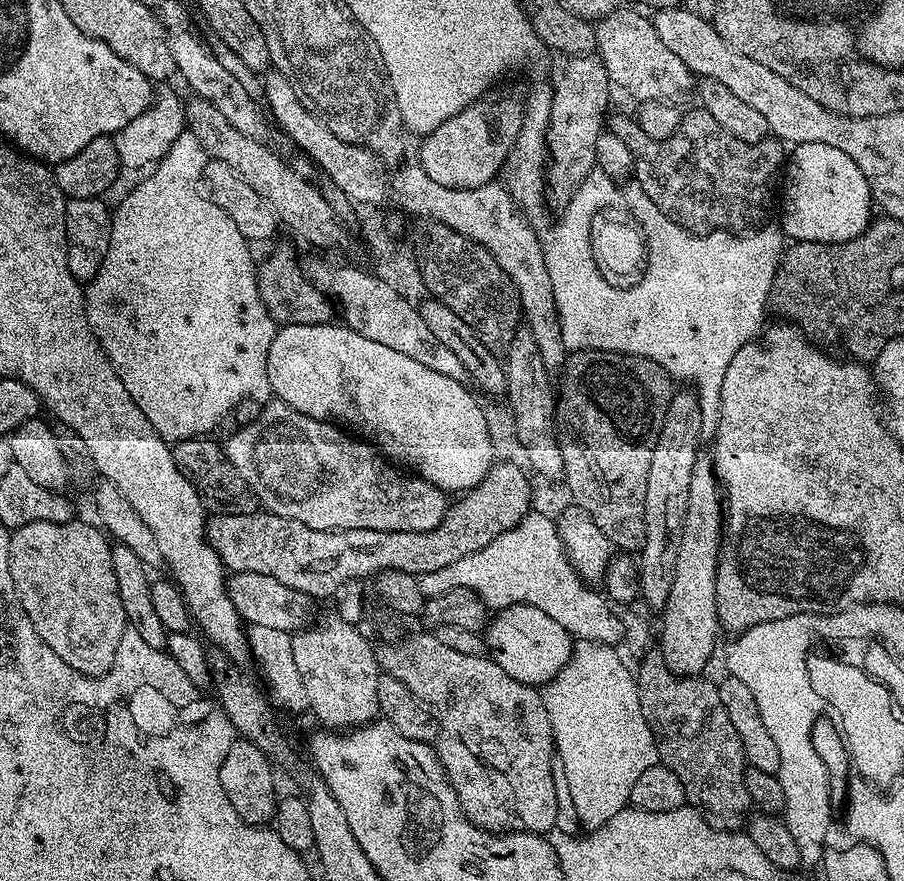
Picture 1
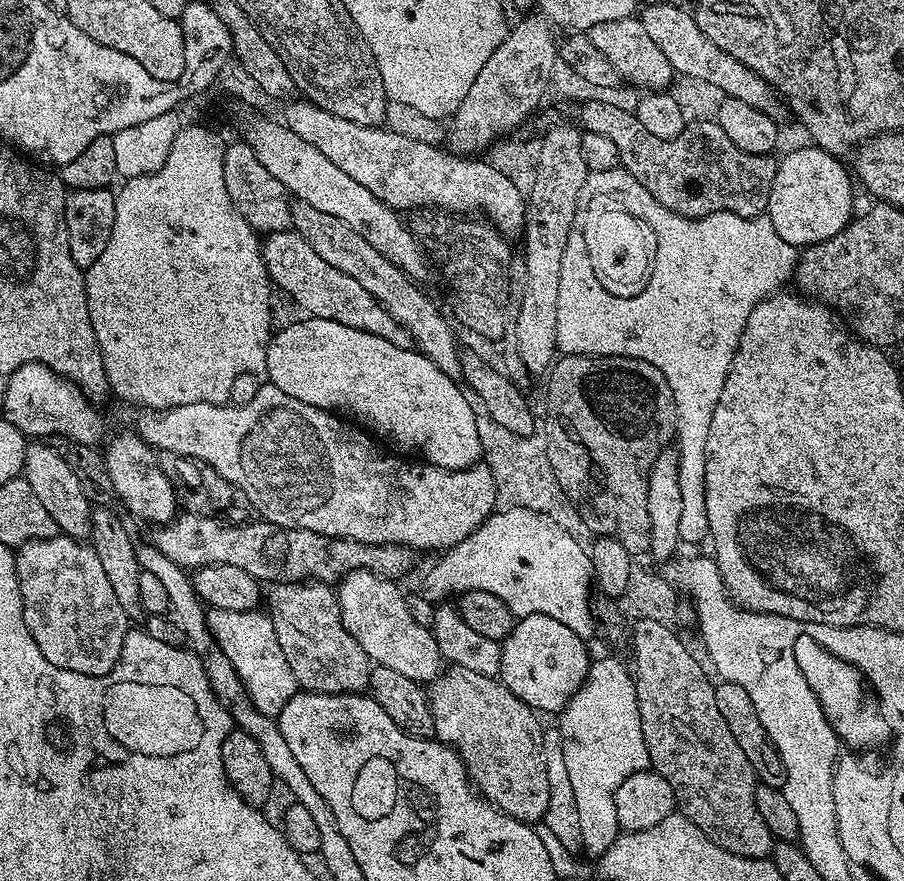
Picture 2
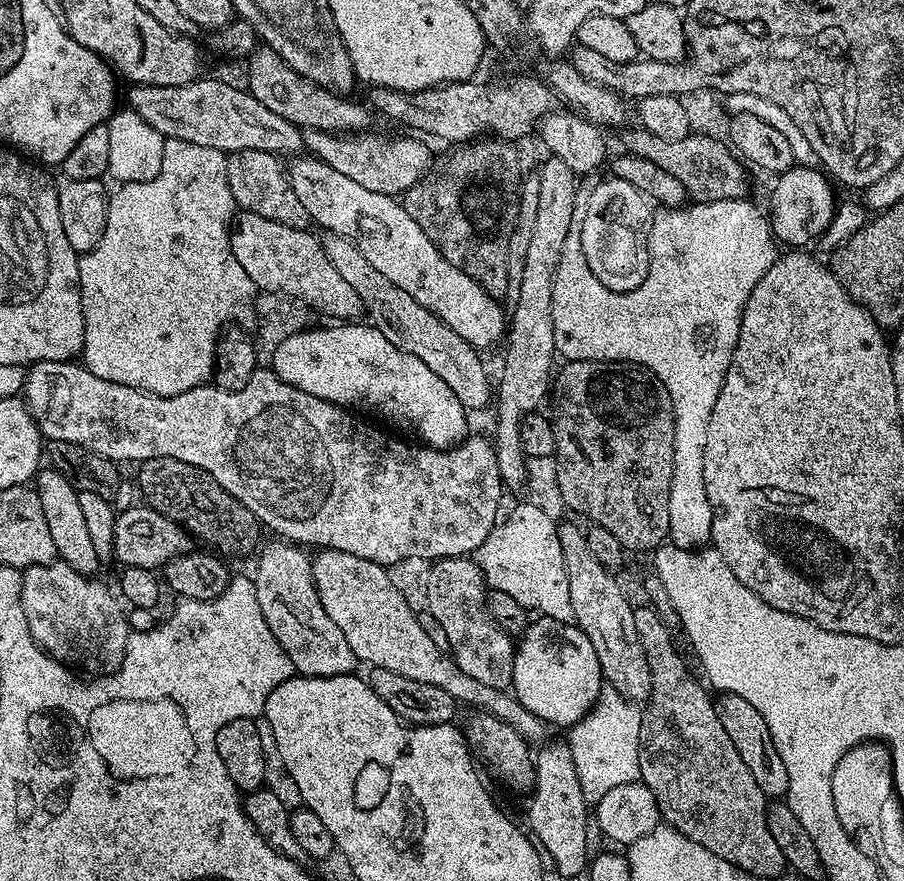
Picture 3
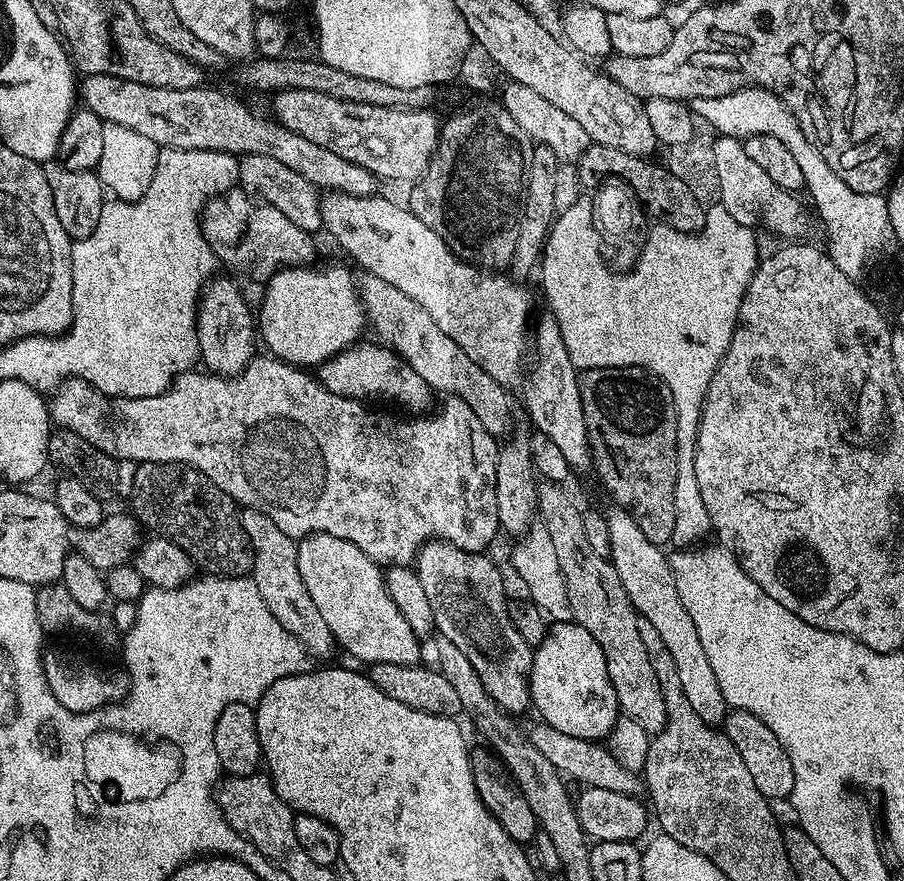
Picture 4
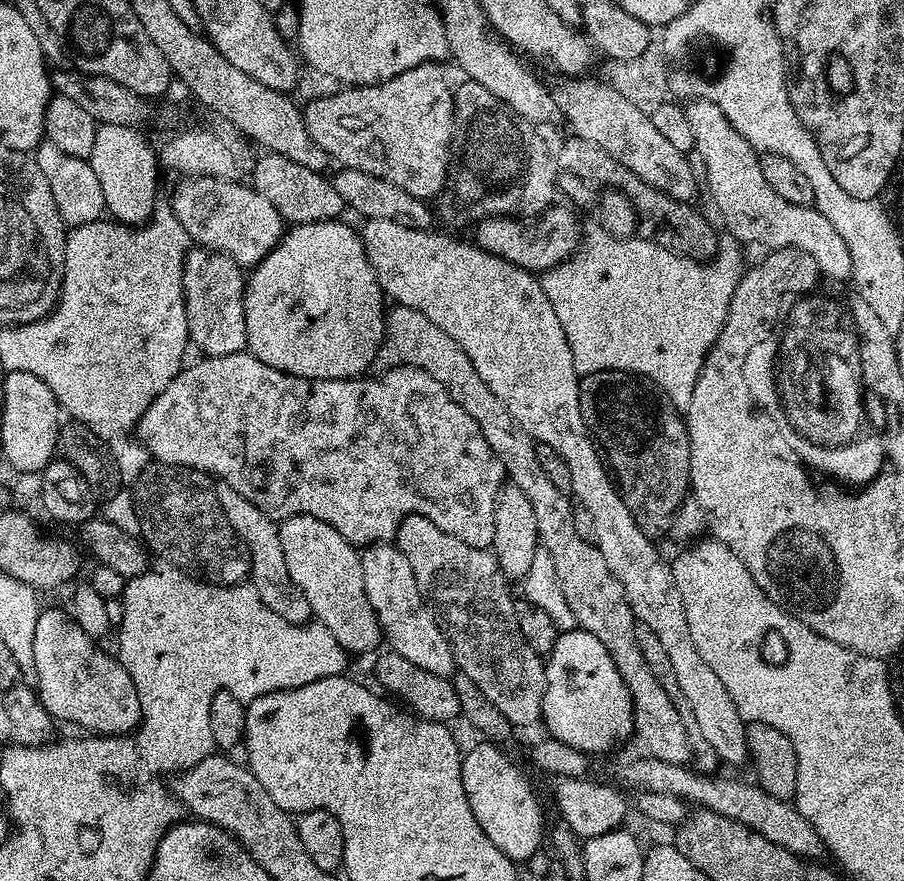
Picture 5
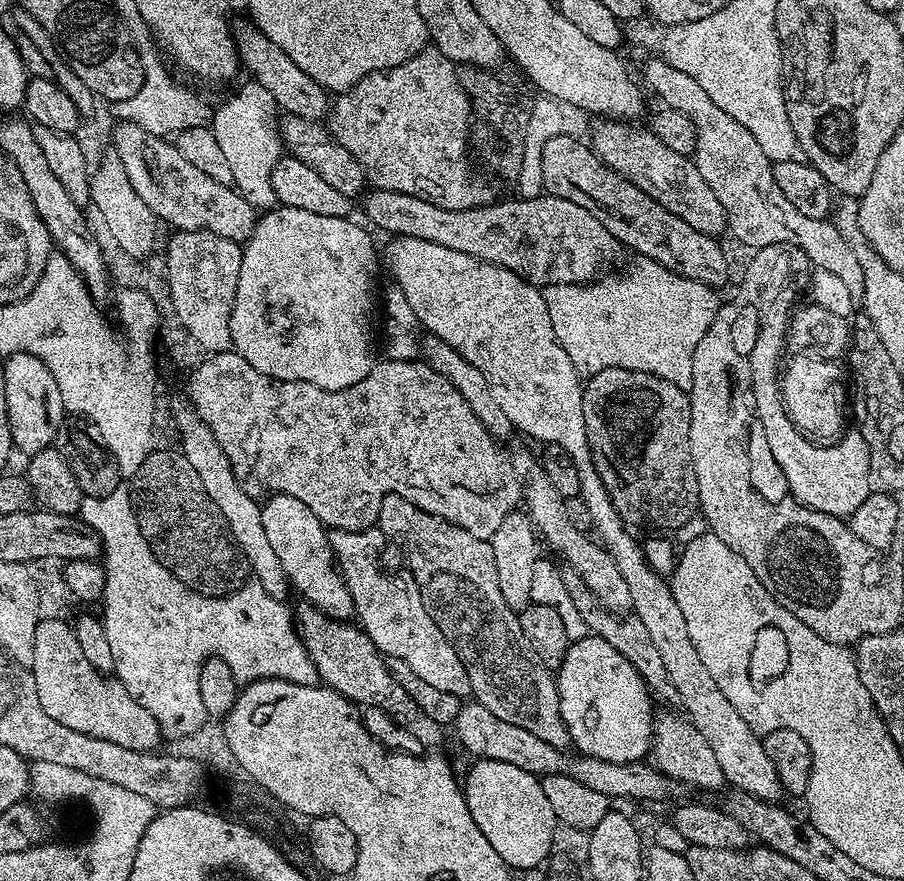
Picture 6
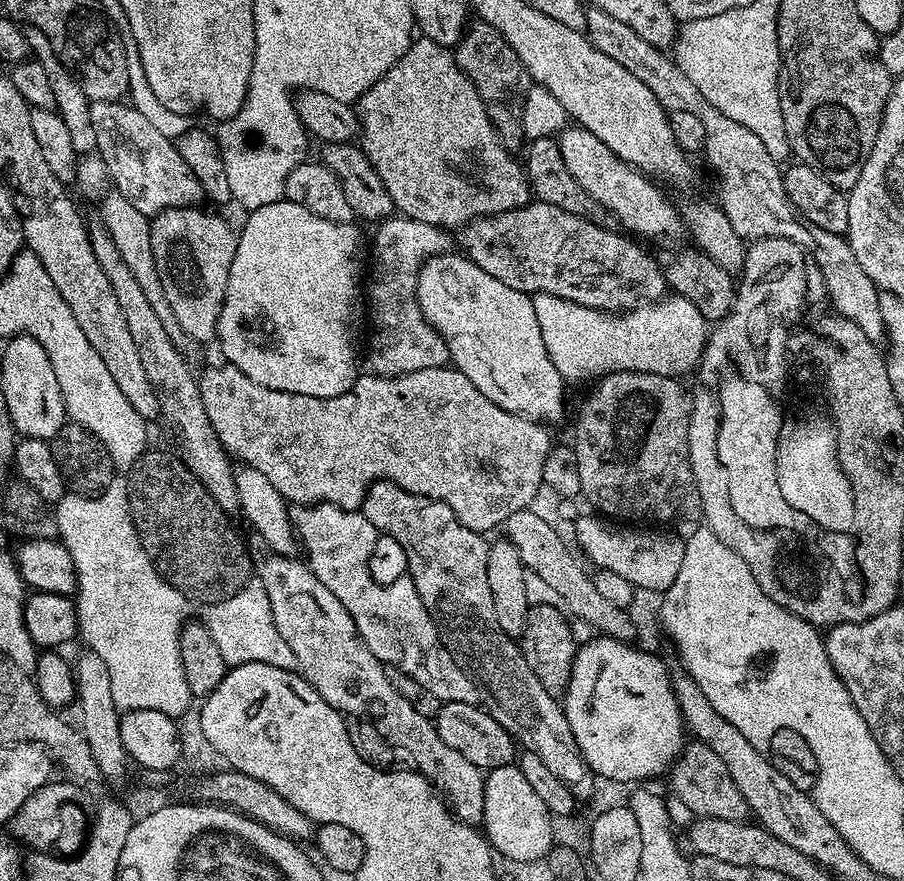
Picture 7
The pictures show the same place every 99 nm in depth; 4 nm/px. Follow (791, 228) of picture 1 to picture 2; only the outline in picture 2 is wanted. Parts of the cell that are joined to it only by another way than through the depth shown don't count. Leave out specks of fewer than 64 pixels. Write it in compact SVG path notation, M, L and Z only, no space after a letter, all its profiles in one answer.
M807 147L796 148L779 157L766 213L774 230L778 230L778 238L782 238L782 242L790 242L797 250L834 238L834 234L841 232L854 219L853 177L850 172L848 177L845 161L832 156L824 148Z

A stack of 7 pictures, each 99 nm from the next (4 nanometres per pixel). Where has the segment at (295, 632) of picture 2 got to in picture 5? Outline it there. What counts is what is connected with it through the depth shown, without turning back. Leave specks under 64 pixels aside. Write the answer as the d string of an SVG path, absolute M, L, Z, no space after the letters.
M217 483L215 485L216 497L222 506L222 514L226 514L226 522L234 526L238 538L243 542L244 549L248 551L248 557L252 563L250 569L250 582L258 590L262 602L274 610L286 622L291 624L305 625L309 623L312 611L306 602L306 594L294 586L294 578L290 578L290 570L286 570L286 554L282 554L282 538L277 521L269 518L254 502L242 498L238 490L230 486Z

